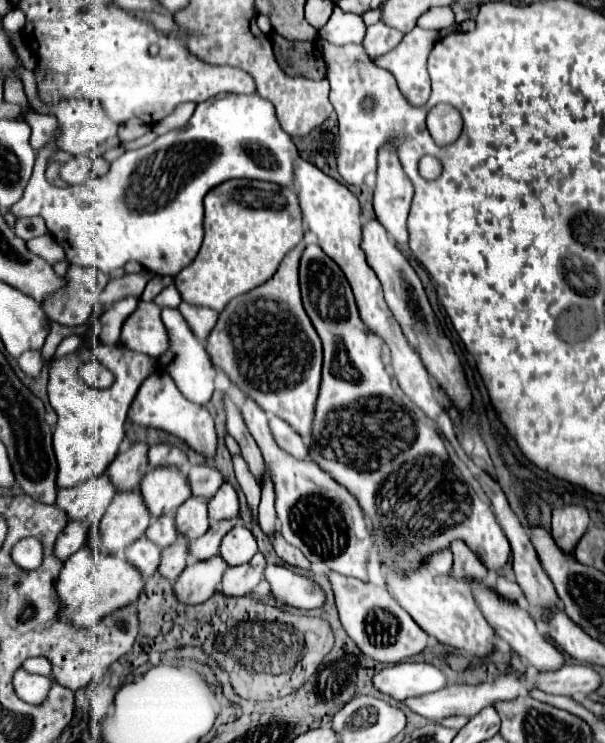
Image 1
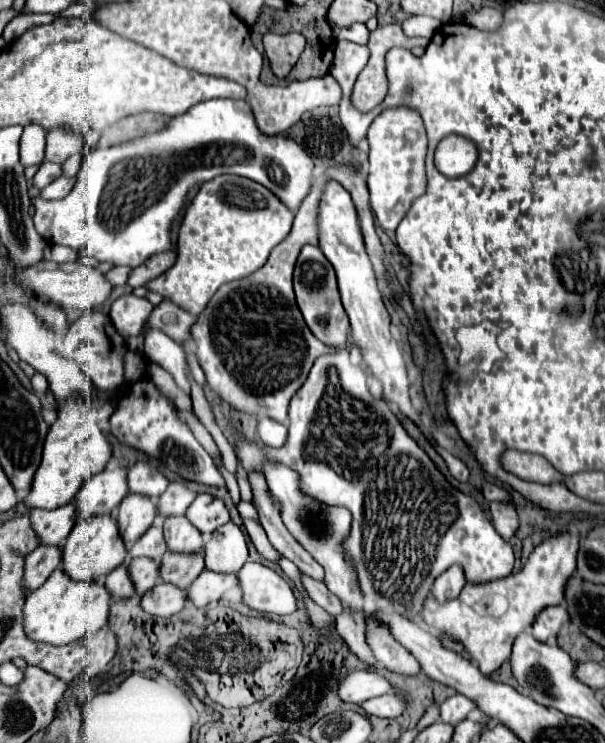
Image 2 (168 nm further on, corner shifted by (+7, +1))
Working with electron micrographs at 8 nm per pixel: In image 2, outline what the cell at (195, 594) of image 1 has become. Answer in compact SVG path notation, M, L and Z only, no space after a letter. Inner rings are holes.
M157 583L141 597L141 609L155 617L171 617L185 607L185 593L171 583Z

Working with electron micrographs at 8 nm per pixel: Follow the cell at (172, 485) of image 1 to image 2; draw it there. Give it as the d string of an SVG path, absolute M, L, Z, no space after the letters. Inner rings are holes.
M129 493L117 513L117 527L121 539L131 545L135 543L155 521L157 509L155 509L155 499L145 499L143 495L133 495Z

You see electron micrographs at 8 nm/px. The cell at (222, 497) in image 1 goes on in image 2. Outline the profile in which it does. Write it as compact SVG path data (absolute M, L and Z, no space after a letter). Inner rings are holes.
M197 495L197 499L189 505L185 517L203 535L211 535L217 527L229 521L229 511L221 499L215 499L211 495Z

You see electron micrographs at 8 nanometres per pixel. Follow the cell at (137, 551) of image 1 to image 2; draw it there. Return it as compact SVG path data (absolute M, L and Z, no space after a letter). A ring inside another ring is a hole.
M125 565L117 567L115 571L111 571L107 577L105 577L105 587L109 589L109 593L117 599L127 599L127 597L133 597L135 591L133 591L133 583L129 581L129 571L125 571Z

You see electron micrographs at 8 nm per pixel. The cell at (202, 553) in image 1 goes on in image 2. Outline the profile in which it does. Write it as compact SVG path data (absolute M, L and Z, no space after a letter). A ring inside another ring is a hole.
M169 551L163 555L159 565L159 577L165 583L173 583L179 589L187 589L189 583L203 571L203 553L201 555L171 555Z

